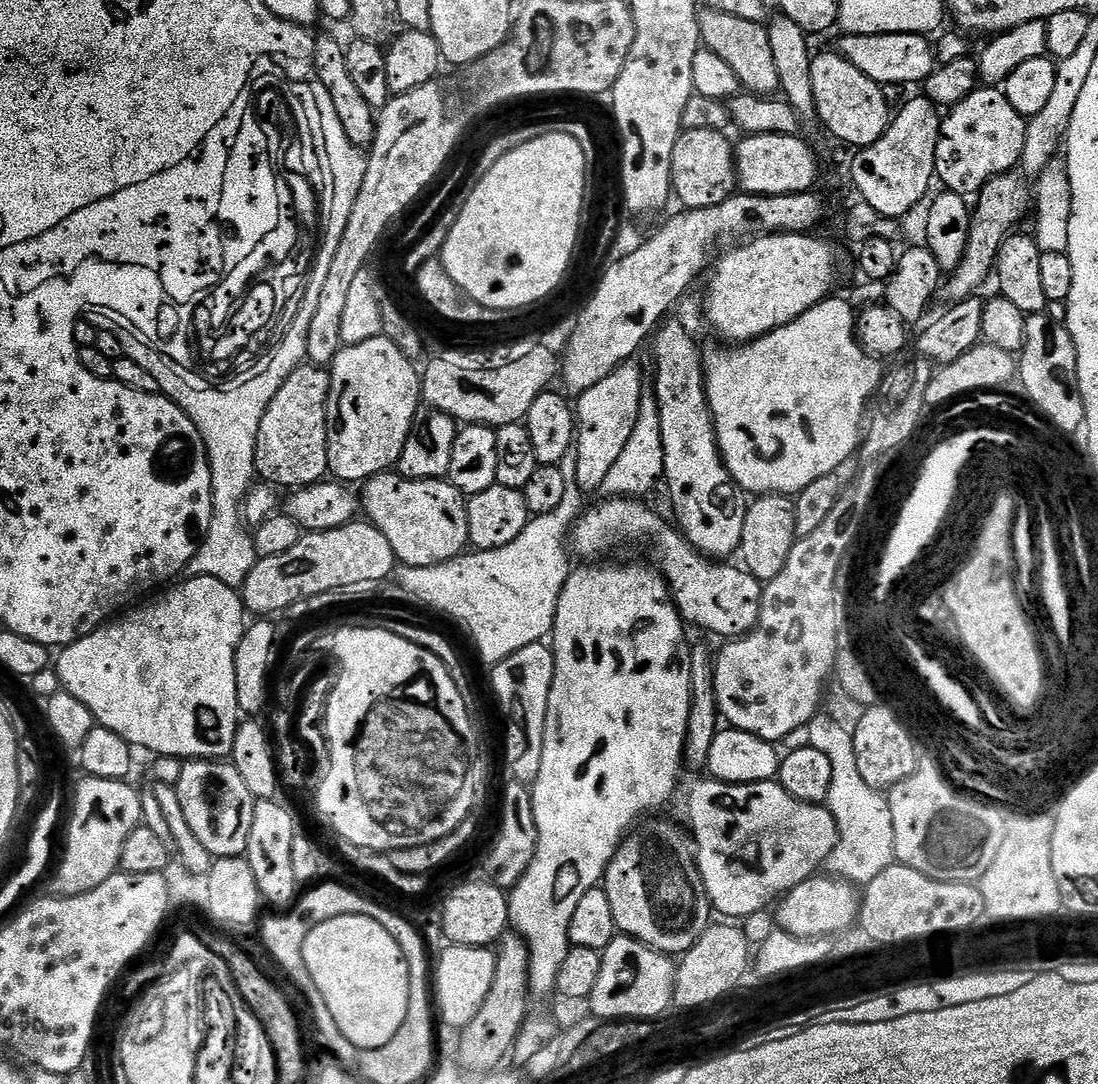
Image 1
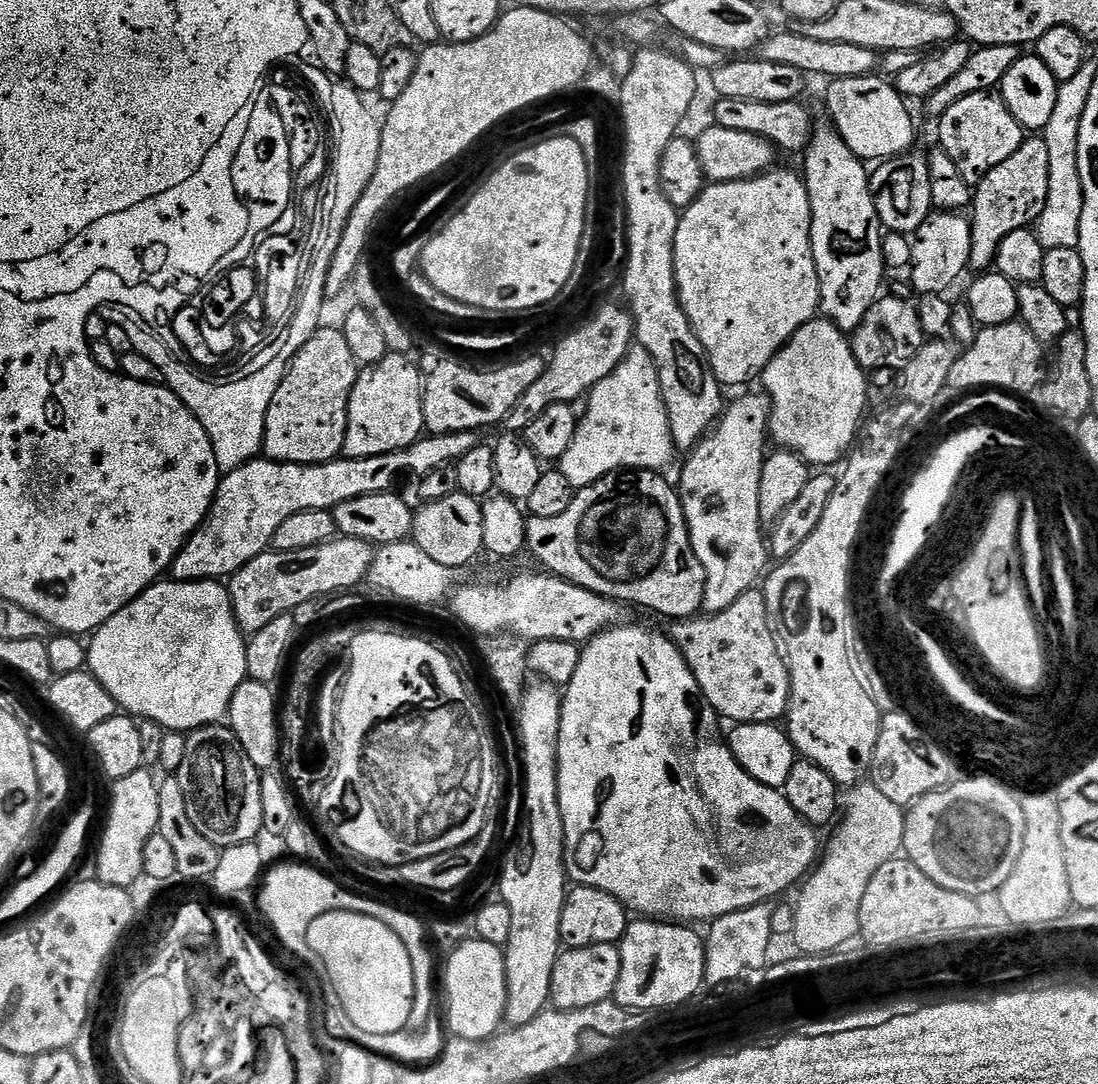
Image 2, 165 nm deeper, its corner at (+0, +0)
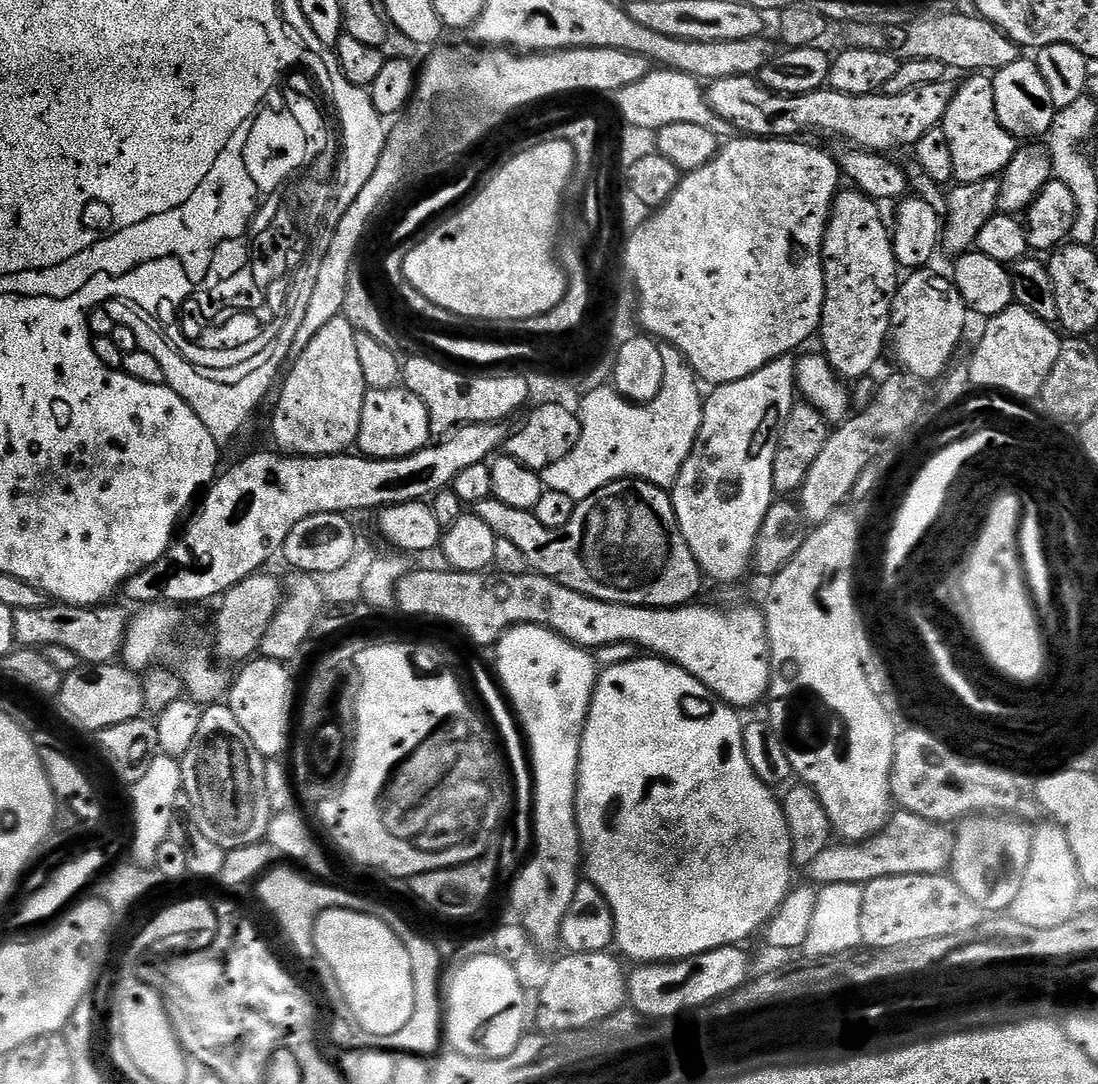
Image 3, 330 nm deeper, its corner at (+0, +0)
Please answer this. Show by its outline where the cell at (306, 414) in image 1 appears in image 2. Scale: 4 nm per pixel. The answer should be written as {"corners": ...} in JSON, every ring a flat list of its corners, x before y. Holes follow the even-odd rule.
{"corners":[[321,326,298,350,288,366,274,398,266,410,264,423,263,455,280,464,329,464,343,453,346,426,348,425,348,403,358,375,358,365,350,345,346,343,339,327]]}

